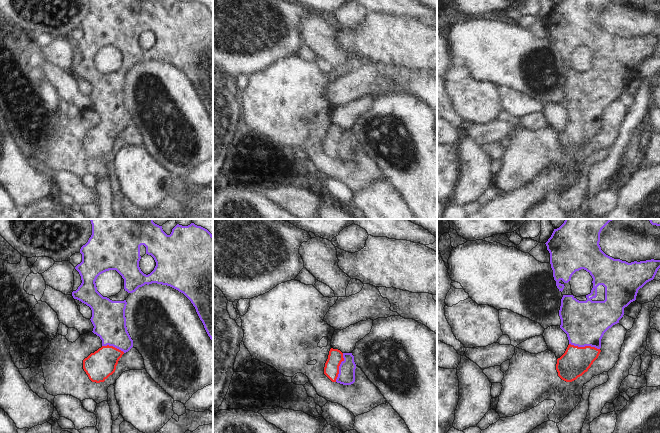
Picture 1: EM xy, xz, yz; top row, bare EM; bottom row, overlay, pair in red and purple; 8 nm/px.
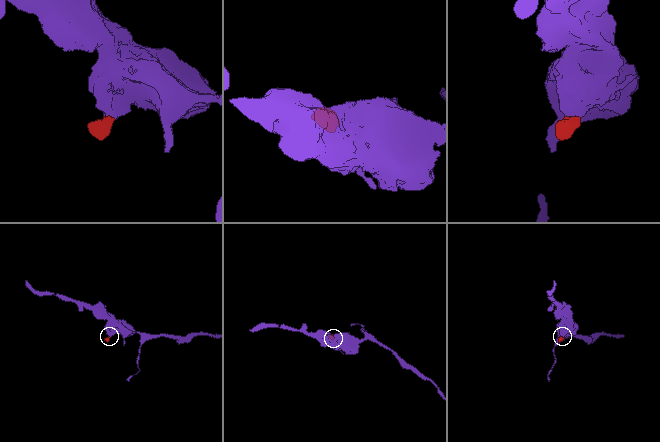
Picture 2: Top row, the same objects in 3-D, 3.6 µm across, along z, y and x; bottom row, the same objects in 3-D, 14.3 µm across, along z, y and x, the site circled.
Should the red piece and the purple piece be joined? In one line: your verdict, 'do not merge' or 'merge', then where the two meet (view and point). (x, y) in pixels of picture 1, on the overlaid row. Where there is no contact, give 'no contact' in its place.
merge | yz (585, 346)

